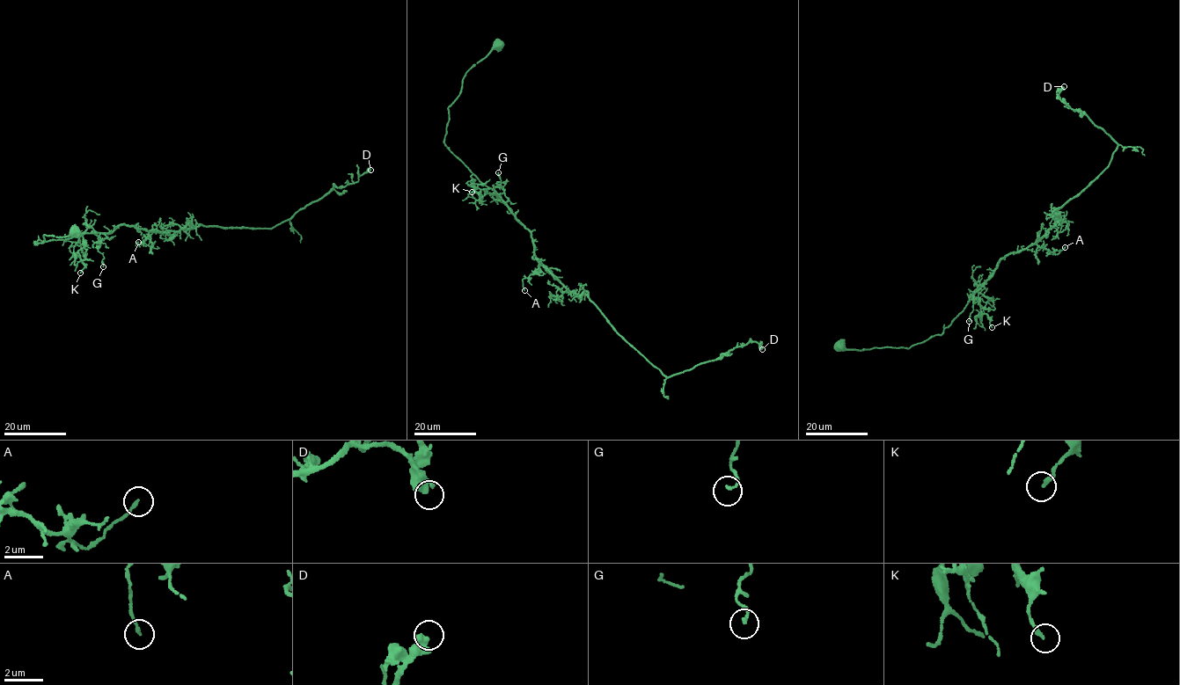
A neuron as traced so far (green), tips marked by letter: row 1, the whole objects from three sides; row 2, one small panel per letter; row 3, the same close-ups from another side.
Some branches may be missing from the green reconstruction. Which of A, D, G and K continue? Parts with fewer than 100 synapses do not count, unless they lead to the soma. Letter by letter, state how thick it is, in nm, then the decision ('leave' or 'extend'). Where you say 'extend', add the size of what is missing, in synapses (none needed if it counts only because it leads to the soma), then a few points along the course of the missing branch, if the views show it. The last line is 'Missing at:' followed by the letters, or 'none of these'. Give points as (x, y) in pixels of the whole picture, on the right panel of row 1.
A: 150 nm | leave
D: 500 nm | leave
G: 130 nm | leave
K: 200 nm | leave
Missing at: none of these

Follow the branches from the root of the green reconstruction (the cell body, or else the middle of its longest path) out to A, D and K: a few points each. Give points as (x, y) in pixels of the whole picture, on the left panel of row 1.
A: (149, 230), (148, 237), (136, 245), (138, 242)
D: (149, 230), (176, 232), (197, 222), (223, 229), (269, 229), (292, 218), (334, 187), (356, 183), (370, 170)
K: (149, 230), (123, 224), (108, 233), (89, 228), (83, 235), (84, 245), (76, 254), (84, 265), (80, 273)

